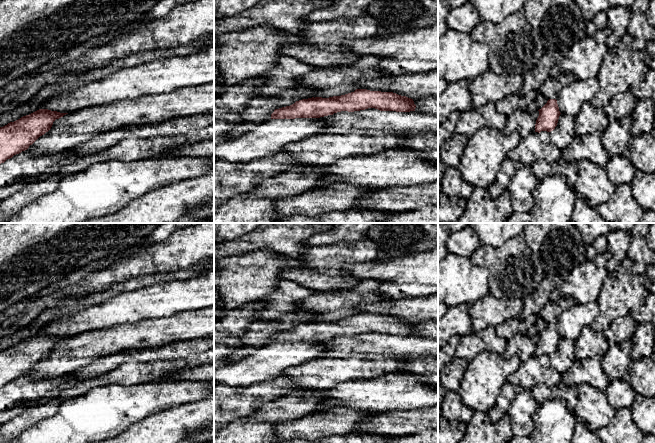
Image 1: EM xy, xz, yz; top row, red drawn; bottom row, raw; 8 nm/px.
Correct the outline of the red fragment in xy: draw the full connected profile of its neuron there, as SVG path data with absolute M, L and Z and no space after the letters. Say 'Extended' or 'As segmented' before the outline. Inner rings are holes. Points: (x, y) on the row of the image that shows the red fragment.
As segmented. M39 109L0 127L0 164L29 148L48 132L53 122L68 113Z

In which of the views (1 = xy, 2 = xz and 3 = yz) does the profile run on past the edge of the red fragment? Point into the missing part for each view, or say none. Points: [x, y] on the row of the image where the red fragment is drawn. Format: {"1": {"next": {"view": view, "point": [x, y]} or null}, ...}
{"1": {"next": null}, "2": {"next": null}, "3": {"next": null}}

